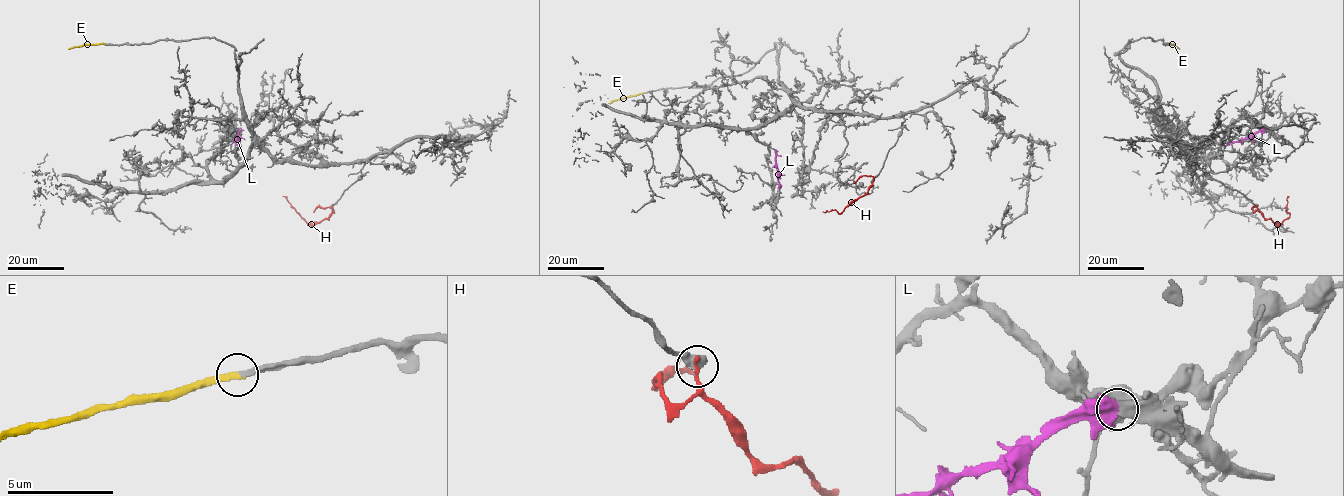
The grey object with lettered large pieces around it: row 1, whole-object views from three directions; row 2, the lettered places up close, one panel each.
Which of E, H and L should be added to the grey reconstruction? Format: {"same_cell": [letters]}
{"same_cell": ["E"]}

